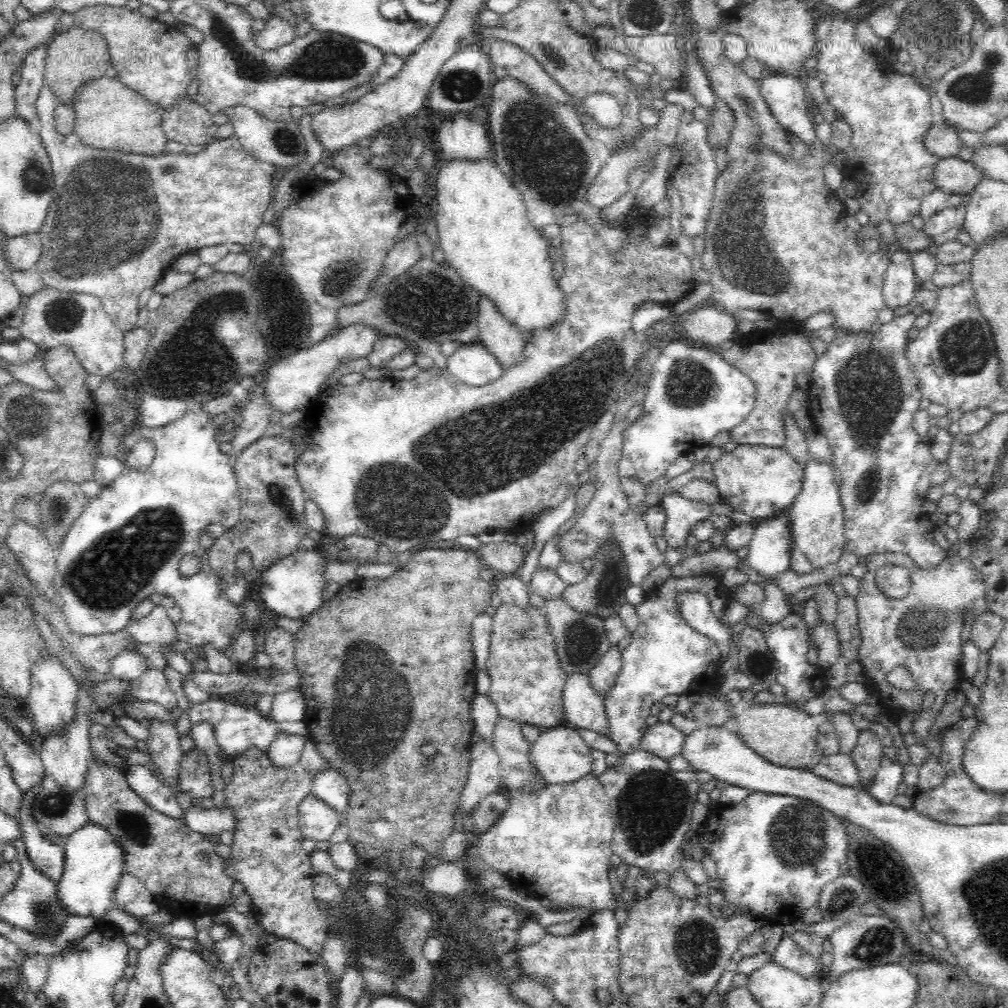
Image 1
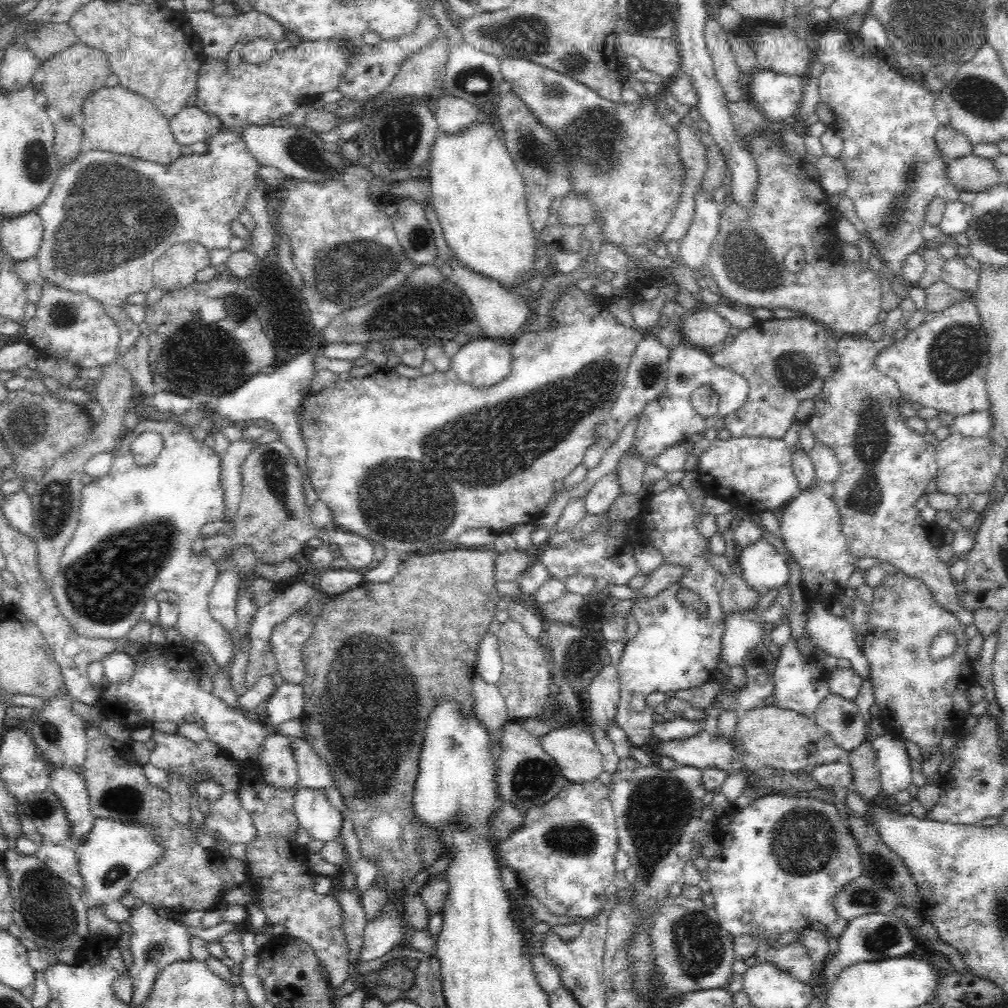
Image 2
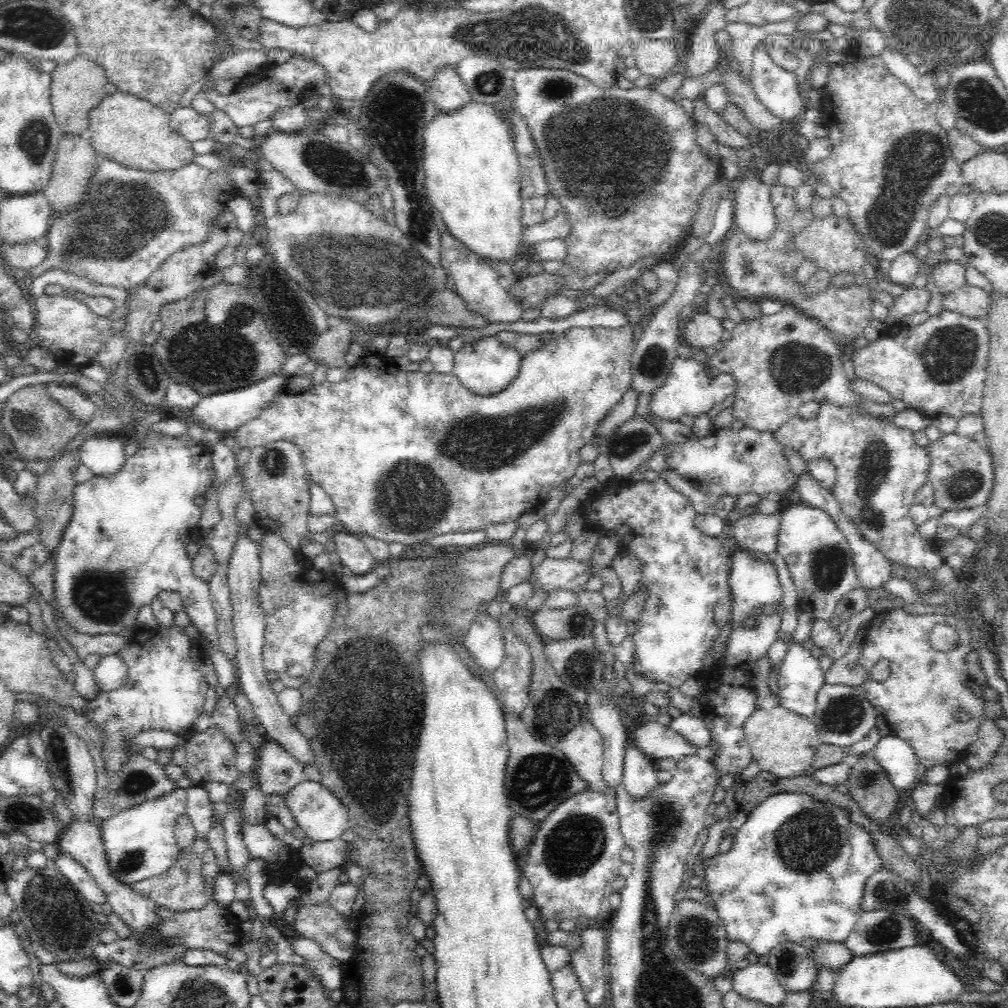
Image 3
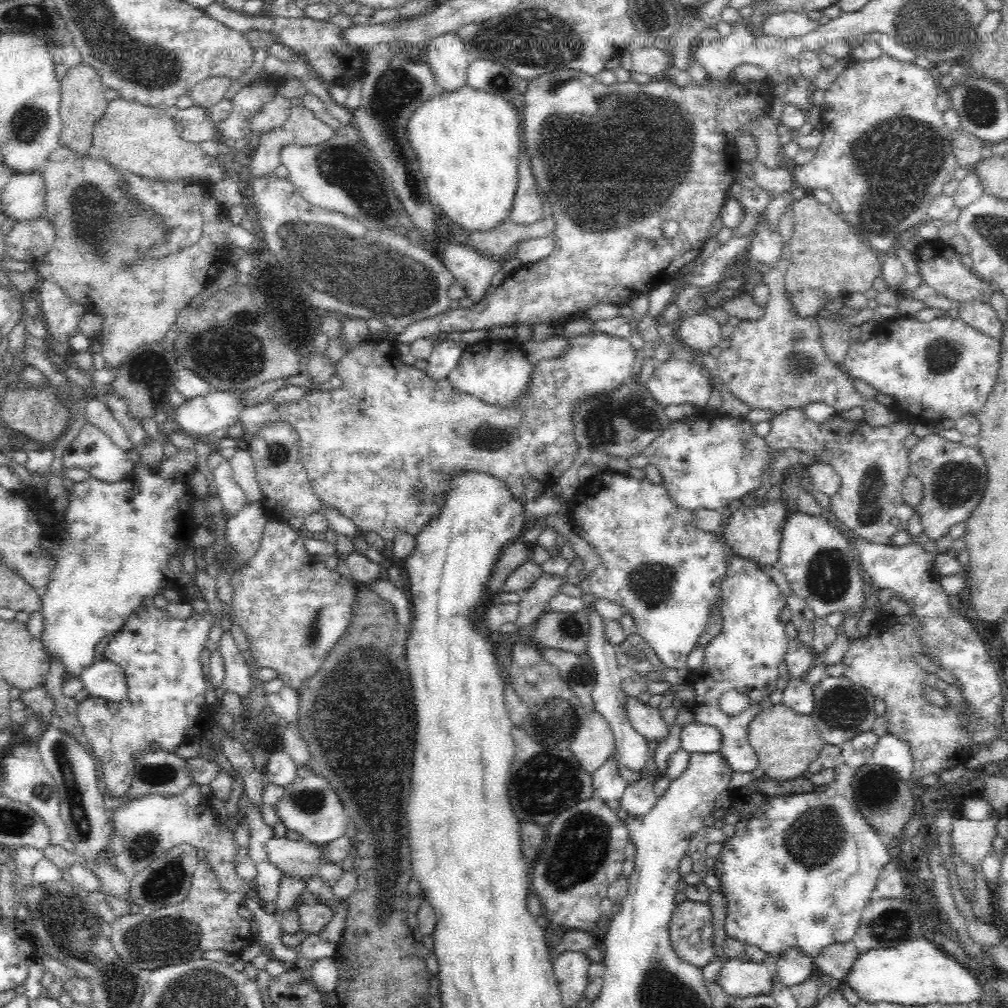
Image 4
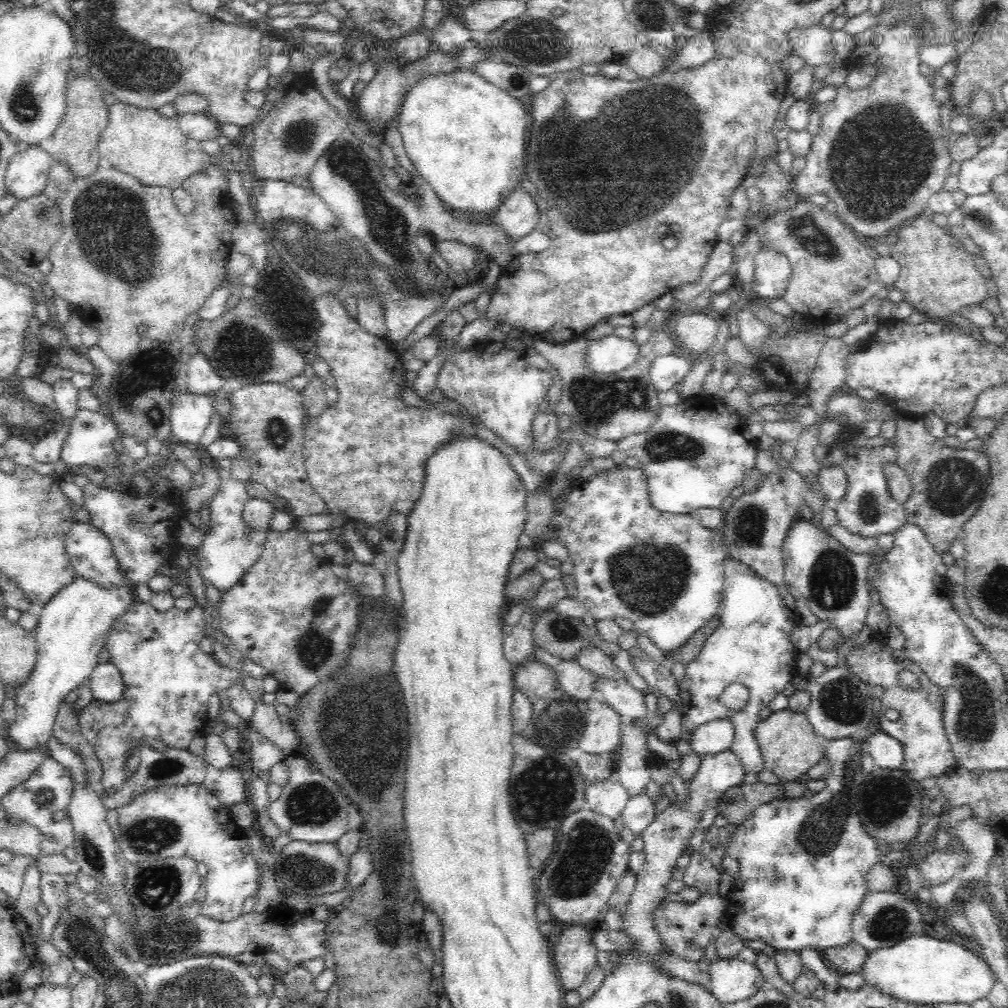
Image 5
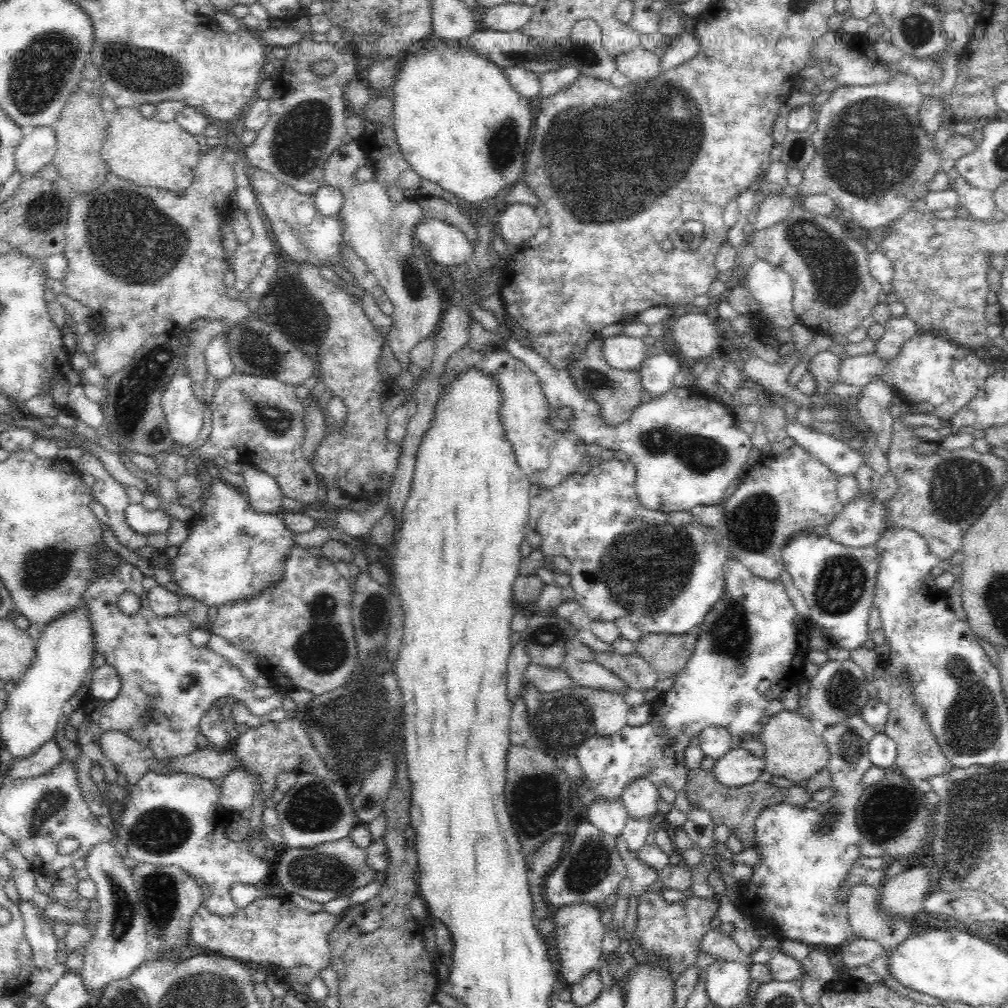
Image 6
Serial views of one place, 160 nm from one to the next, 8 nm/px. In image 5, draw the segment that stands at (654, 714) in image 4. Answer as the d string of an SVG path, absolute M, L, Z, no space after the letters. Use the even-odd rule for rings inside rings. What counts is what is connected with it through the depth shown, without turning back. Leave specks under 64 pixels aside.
M595 677L594 690L598 690L604 702L615 708L627 722L642 720L650 715L644 705L644 692L636 689L625 678Z

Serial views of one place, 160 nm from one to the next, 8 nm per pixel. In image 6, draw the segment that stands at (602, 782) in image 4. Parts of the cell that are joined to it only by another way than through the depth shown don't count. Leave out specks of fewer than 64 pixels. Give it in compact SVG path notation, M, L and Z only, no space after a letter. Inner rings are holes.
M604 799L595 800L589 804L585 815L598 831L614 840L622 836L622 831L629 817L623 801L604 801Z

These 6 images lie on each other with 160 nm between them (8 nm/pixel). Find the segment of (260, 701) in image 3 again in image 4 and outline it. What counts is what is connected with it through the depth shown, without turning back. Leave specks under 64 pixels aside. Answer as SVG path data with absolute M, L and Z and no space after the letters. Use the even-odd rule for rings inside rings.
M260 500L250 502L227 522L225 541L231 550L235 550L237 562L244 566L258 550L264 527L269 517Z

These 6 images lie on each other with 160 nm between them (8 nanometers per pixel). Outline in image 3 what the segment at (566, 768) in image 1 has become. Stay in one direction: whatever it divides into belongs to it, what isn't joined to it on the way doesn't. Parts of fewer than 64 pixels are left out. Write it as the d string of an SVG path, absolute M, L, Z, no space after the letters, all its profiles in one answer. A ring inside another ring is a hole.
M586 718L560 740L560 749L594 792L610 794L602 781L604 737Z

